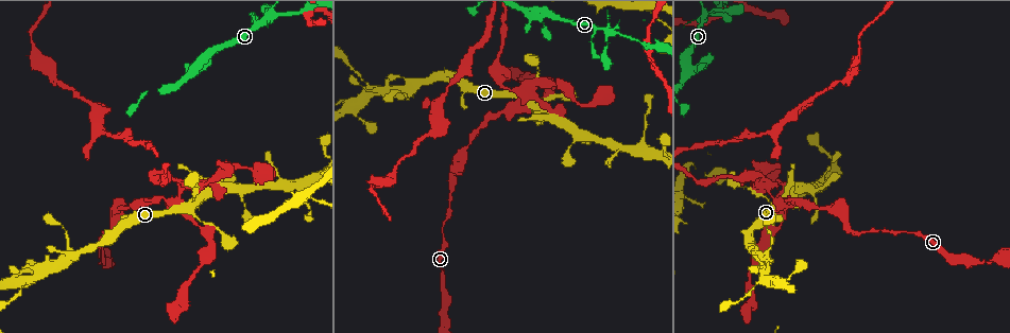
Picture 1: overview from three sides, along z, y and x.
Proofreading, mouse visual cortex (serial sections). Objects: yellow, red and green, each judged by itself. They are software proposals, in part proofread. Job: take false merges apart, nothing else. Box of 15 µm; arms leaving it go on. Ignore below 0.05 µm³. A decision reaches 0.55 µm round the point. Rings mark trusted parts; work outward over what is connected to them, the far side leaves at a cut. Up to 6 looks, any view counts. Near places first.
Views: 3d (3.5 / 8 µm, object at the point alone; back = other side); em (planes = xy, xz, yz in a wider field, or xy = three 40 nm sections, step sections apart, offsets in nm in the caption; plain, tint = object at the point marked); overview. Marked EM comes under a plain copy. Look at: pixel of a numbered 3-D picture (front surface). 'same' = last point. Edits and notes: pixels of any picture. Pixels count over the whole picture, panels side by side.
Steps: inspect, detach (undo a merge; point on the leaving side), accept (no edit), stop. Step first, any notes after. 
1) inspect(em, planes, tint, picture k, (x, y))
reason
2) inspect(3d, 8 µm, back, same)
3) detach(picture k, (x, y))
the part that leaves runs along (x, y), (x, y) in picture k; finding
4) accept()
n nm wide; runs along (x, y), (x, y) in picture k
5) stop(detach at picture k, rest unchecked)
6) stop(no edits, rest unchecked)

inspect(em, planes, tint, picture 1, (562, 94))
thin neck

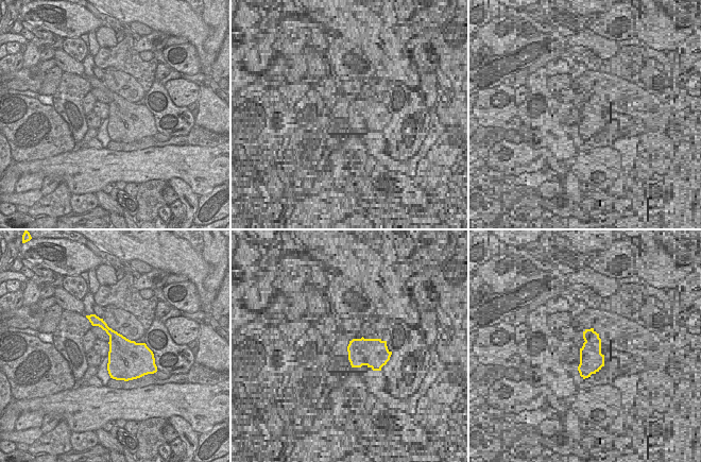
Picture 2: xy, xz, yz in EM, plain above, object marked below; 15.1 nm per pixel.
inspect(3d, 3.5 µm, same)
wider look

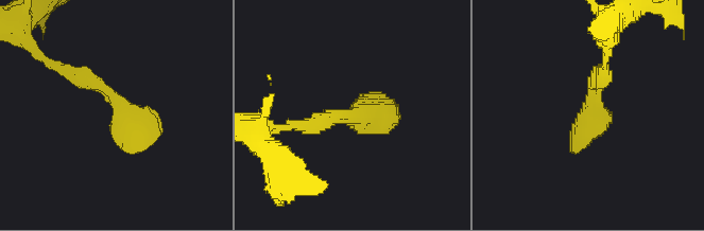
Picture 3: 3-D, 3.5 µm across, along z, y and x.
accept()
550 nm wide; runs along (52, 66), (108, 91), (137, 150) in picture 3; continuous, no second cell

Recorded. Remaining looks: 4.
inspect(3d, 3.5 µm, back, picture 1, (269, 17))
sharp bend

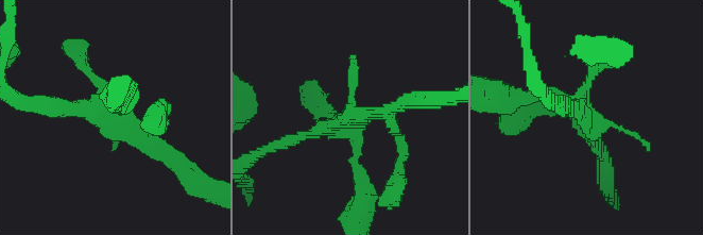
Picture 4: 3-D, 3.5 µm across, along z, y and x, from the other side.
inspect(em, xy, step 2, tint, picture 4, (348, 120))
now the EM

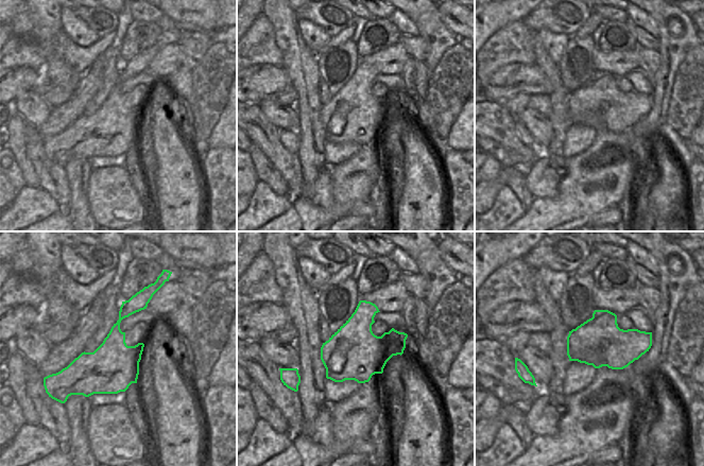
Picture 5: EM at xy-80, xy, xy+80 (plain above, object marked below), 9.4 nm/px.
accept()
500 nm wide; runs along (167, 153), (96, 107), (47, 104) in picture 4; all the same cell

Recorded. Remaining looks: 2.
inspect(3d, 3.5 µm, picture 1, (999, 261))
abrupt turn

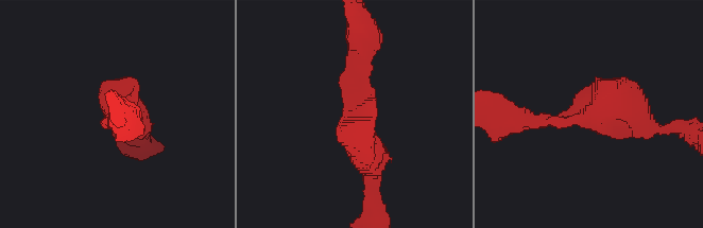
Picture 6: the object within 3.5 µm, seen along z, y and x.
inspect(em, xy, step 2, tint, picture 6, (588, 113))
now the EM

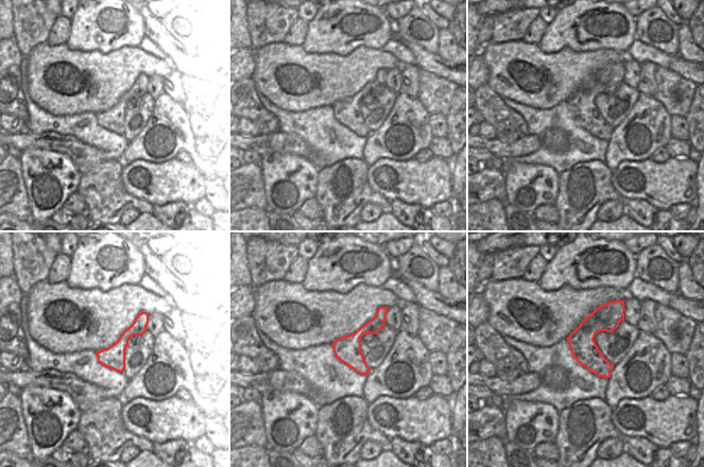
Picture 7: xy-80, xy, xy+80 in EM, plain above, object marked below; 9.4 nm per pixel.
accept()
runs along (615, 304), (588, 331), (604, 375) in picture 7; all the same cell

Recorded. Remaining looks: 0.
stop(no edits, rest unchecked)

